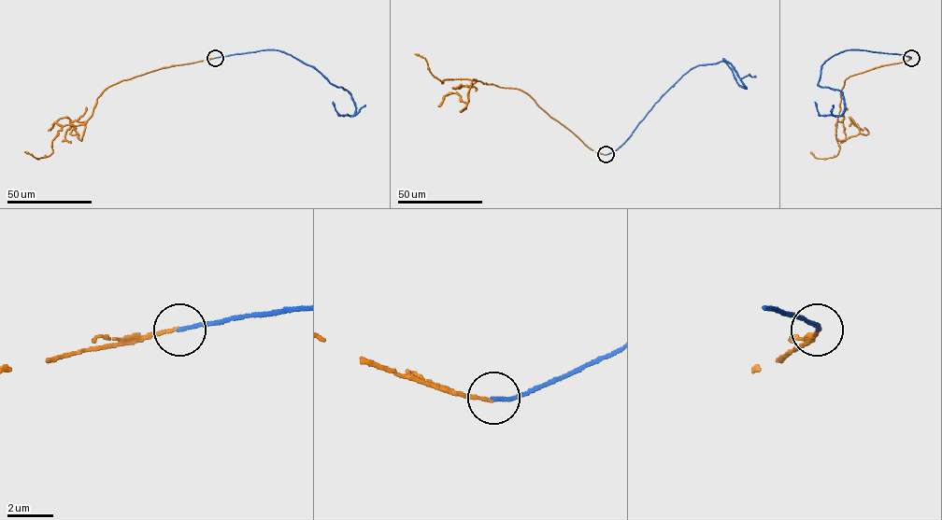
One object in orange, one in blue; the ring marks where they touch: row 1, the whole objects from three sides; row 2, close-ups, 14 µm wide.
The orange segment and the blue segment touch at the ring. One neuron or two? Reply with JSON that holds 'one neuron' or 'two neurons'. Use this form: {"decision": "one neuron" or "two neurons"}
{"decision": "one neuron"}

